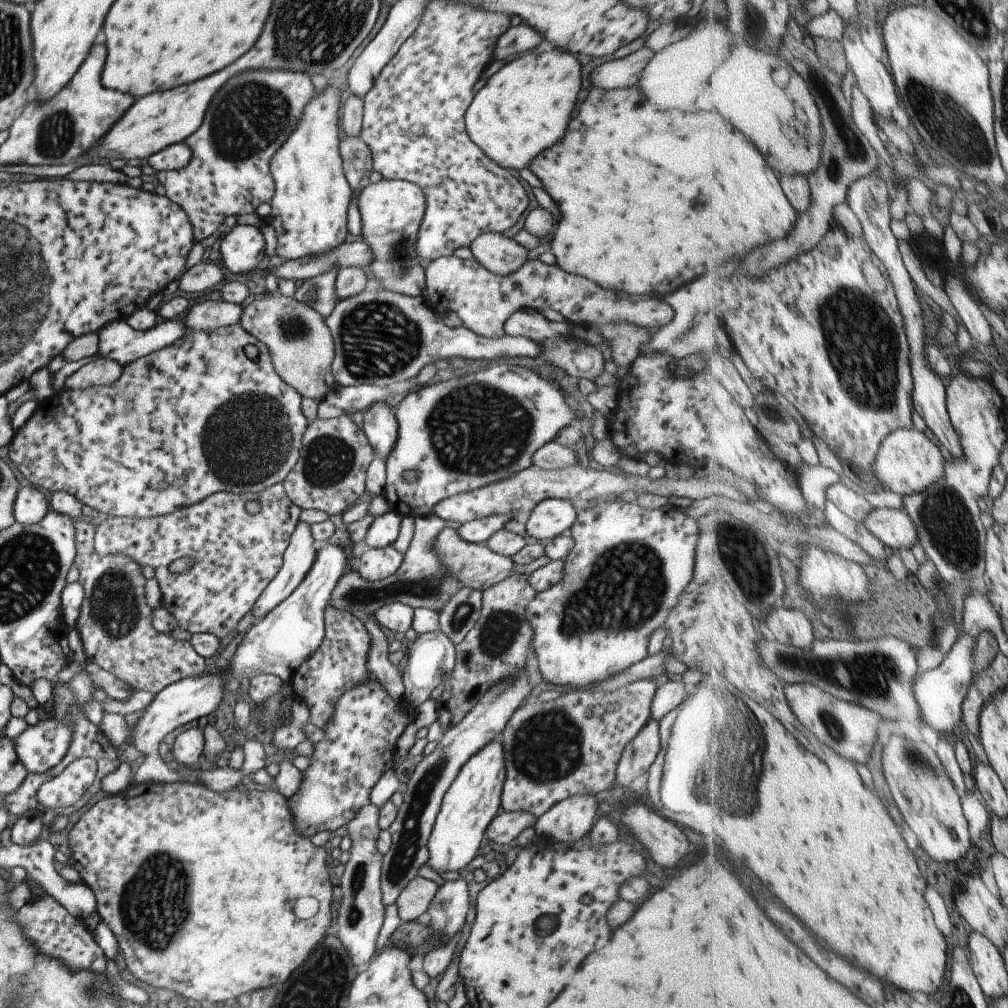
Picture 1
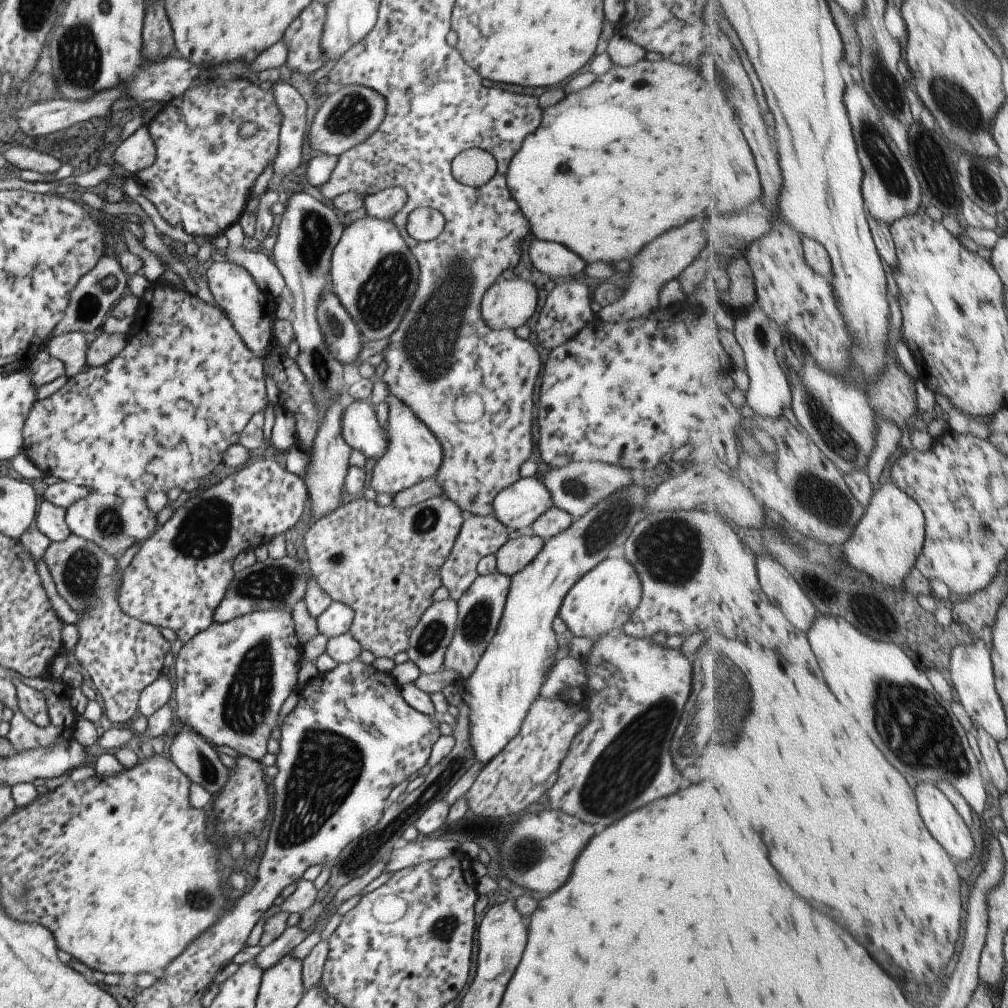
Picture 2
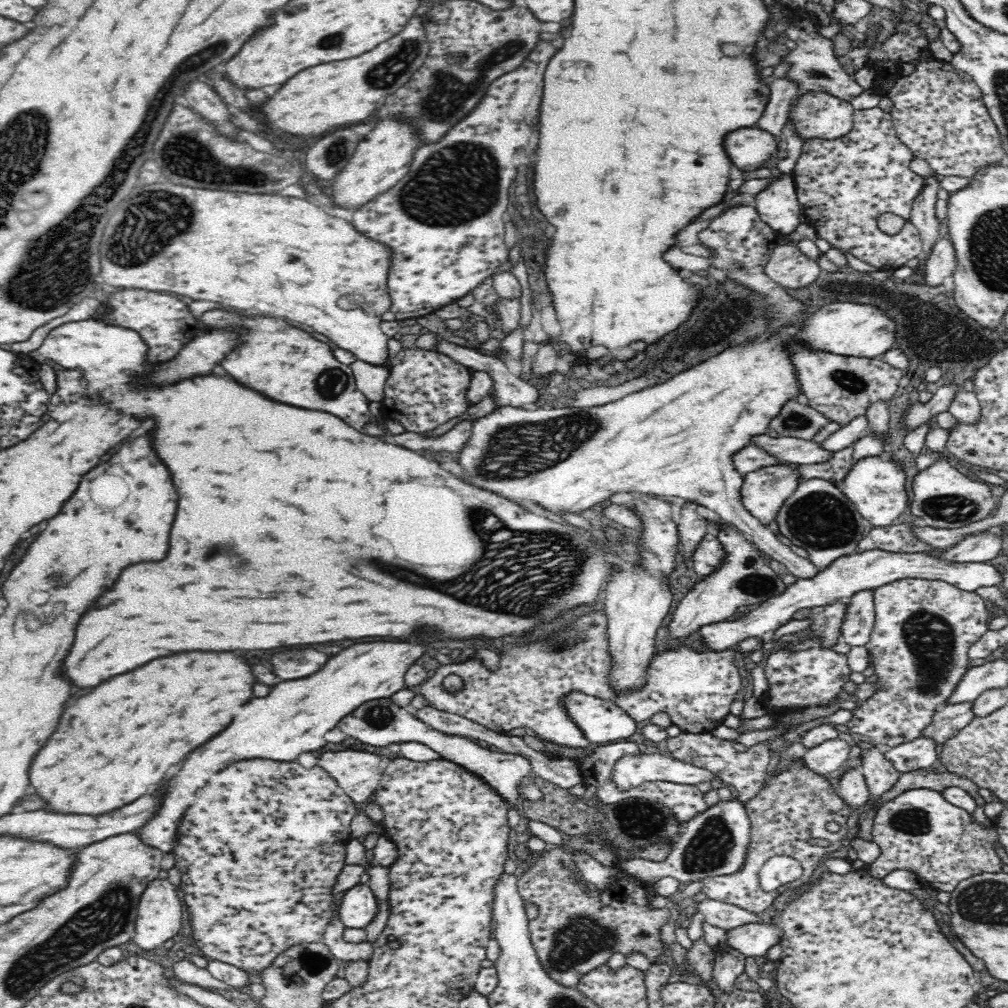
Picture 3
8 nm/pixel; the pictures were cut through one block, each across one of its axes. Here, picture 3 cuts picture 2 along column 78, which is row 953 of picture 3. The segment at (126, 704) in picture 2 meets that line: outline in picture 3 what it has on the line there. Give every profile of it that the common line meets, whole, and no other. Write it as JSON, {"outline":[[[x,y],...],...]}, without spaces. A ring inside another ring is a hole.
{"outline":[[[565,836],[563,841],[566,841],[564,846],[551,846],[545,850],[544,856],[532,862],[532,866],[522,874],[517,883],[524,902],[538,907],[538,916],[529,922],[529,931],[536,954],[550,978],[564,986],[574,986],[582,975],[603,965],[615,952],[626,957],[640,953],[652,963],[666,961],[664,956],[668,951],[668,944],[662,941],[660,932],[662,926],[668,924],[671,914],[667,907],[653,907],[650,904],[650,899],[656,896],[652,883],[636,881],[634,876],[617,866],[614,872],[615,882],[602,890],[582,879],[581,870],[573,859],[578,851],[582,851],[579,850],[576,838]],[[571,877],[578,877],[578,881],[583,884],[574,882]]]}

